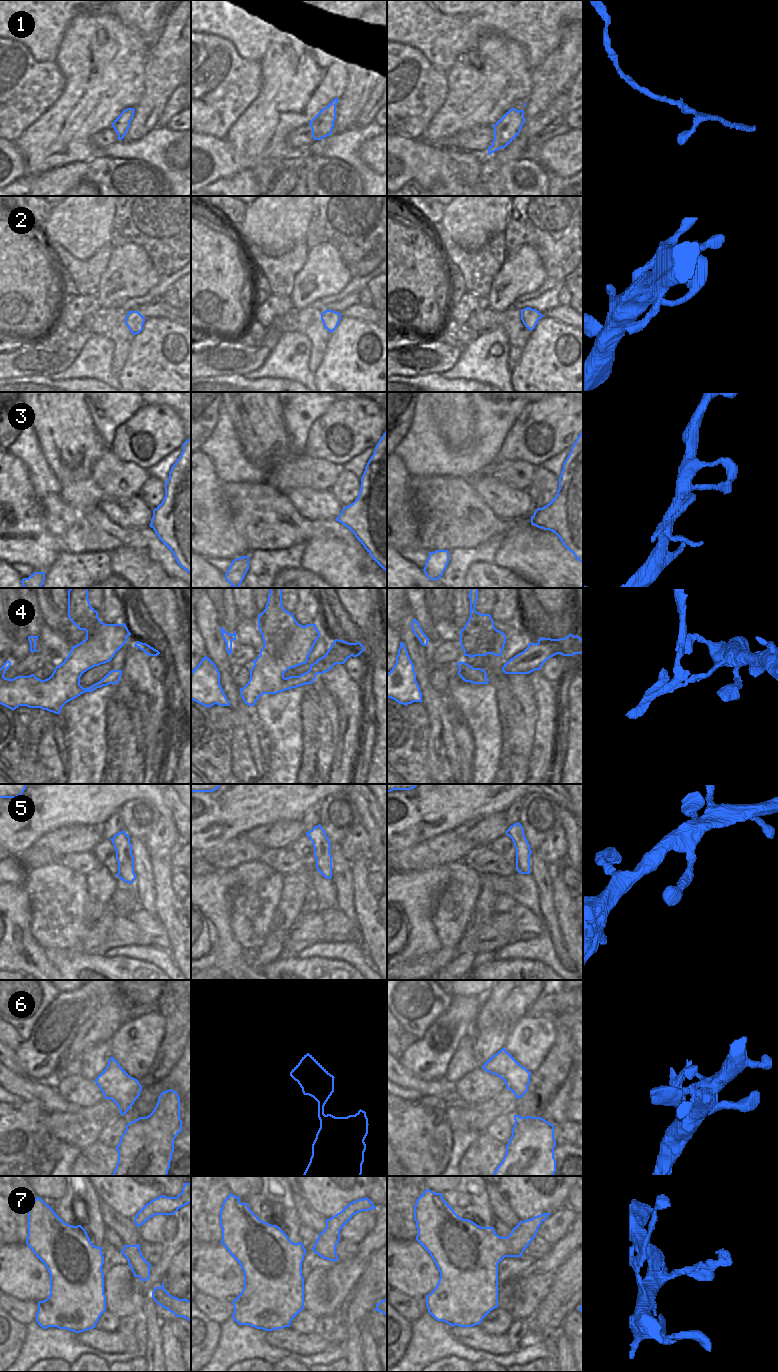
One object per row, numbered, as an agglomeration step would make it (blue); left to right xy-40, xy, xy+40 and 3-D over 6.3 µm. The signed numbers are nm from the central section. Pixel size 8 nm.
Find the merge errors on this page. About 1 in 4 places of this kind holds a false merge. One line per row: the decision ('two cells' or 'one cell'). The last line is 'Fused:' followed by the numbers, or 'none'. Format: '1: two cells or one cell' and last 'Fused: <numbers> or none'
1: one cell
2: one cell
3: two cells
4: one cell
5: one cell
6: one cell
7: one cell
Fused: 3

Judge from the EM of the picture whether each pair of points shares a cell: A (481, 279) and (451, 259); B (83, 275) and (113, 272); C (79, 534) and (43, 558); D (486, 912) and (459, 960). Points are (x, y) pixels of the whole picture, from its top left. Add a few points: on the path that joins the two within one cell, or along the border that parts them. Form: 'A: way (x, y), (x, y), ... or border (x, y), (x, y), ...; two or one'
A: way (474, 272), (461, 259), (458, 259); one
B: border (111, 251), (95, 295); two
C: border (47, 527), (60, 541), (61, 551); two
D: way (475, 924), (464, 948); one

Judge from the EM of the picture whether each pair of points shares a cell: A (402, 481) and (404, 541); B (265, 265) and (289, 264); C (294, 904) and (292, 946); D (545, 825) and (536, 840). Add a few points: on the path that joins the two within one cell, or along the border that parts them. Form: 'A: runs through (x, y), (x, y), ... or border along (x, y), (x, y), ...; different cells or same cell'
A: runs through (402, 496), (402, 526); same cell
B: runs through (271, 265), (283, 265); same cell
C: border along (301, 913), (290, 929), (284, 947); different cells
D: runs through (545, 829), (540, 836); same cell

